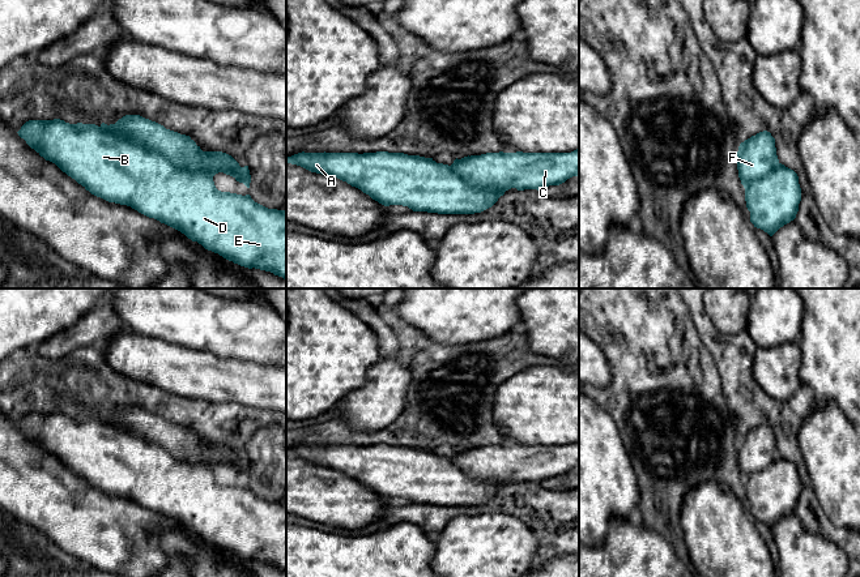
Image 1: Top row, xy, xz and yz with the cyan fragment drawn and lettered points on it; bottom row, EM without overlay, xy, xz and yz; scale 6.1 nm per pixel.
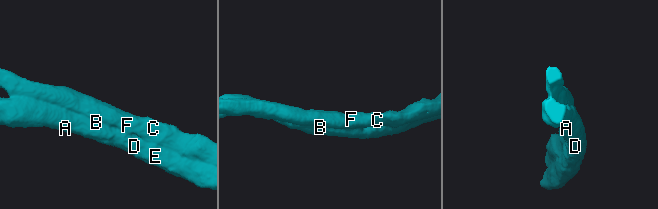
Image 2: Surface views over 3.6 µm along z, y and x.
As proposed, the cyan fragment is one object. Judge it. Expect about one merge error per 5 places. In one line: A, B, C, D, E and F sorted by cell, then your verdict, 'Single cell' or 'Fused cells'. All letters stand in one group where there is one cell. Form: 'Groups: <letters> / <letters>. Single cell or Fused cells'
Groups: A B C D E F. Single cell

